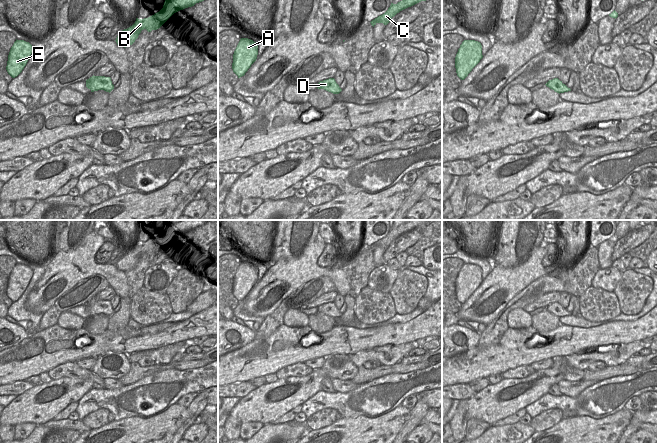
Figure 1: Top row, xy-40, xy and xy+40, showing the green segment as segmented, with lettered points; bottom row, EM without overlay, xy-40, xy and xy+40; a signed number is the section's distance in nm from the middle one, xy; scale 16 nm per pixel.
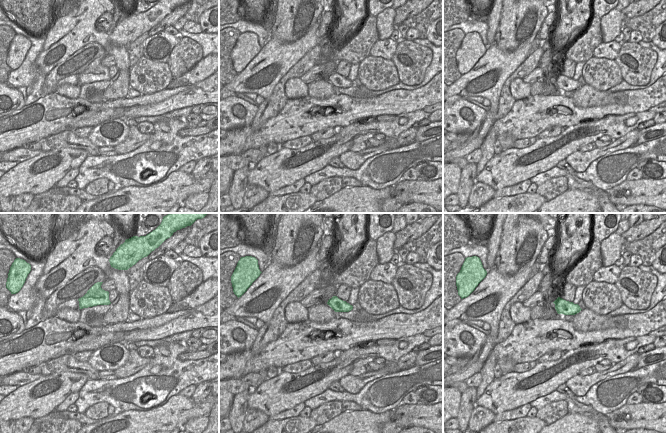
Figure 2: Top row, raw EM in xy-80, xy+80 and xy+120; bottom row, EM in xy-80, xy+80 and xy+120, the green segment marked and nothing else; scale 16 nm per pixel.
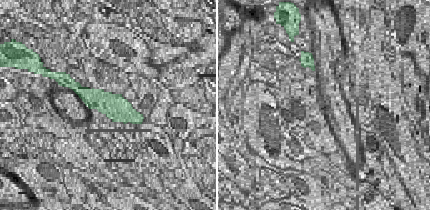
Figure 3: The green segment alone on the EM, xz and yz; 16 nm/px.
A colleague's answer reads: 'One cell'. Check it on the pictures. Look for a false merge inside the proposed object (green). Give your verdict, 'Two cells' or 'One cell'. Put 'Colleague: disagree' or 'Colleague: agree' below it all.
One cell.
Colleague: agree

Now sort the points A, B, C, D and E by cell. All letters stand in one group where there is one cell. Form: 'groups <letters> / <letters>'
groups A B C D E

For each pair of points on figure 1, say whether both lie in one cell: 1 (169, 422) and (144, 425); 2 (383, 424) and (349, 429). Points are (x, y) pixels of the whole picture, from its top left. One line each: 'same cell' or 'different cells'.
1: same cell
2: same cell

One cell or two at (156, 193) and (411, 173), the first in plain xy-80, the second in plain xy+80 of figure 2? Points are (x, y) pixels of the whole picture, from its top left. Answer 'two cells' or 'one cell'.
two cells

